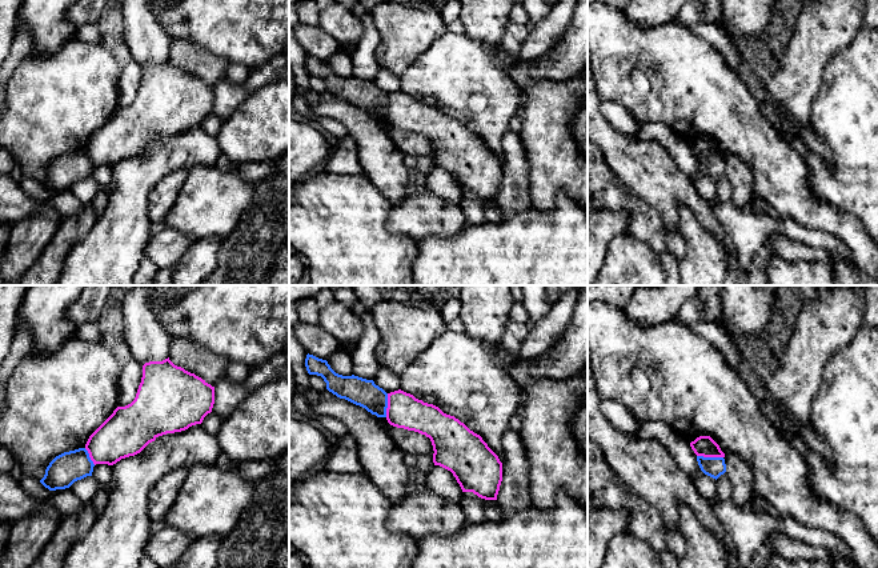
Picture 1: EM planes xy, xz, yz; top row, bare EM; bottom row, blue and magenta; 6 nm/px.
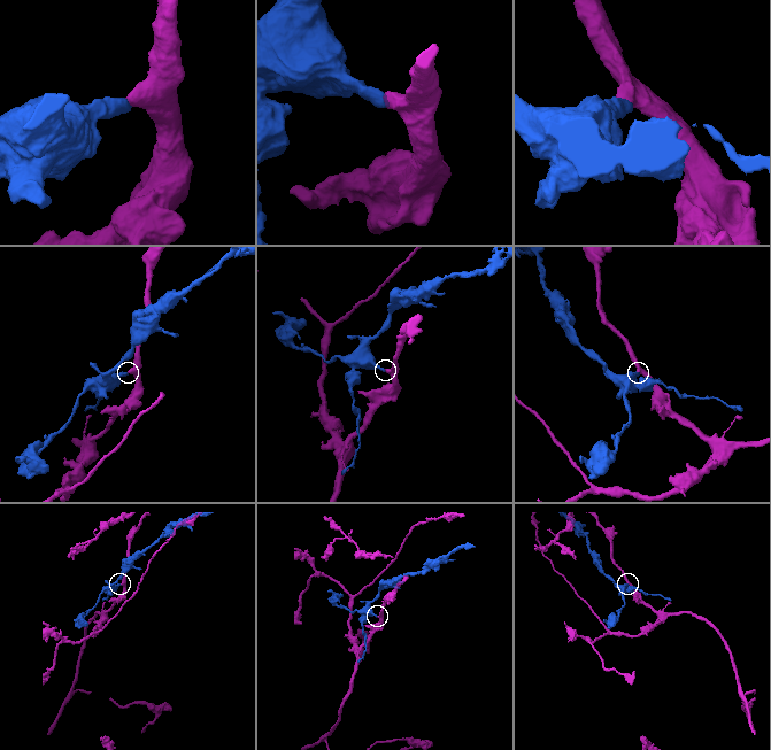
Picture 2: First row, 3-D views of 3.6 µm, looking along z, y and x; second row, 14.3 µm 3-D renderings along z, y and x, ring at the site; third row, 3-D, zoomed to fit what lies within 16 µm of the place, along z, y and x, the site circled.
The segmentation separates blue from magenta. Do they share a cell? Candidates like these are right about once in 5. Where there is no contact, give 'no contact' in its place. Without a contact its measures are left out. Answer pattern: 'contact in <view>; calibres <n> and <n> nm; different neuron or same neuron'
contact in yz; calibres 120 and 130 nm; different neuron

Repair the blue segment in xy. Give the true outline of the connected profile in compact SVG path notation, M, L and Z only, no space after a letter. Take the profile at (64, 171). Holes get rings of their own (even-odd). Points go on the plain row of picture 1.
M85 149L56 157L40 184L49 192L69 189L75 183L92 177L93 163Z

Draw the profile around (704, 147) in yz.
M699 137L690 144L691 151L697 157L703 159L725 159L719 147L710 137Z

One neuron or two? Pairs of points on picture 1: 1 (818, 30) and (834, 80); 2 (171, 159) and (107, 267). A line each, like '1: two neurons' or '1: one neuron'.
1: two neurons
2: one neuron

